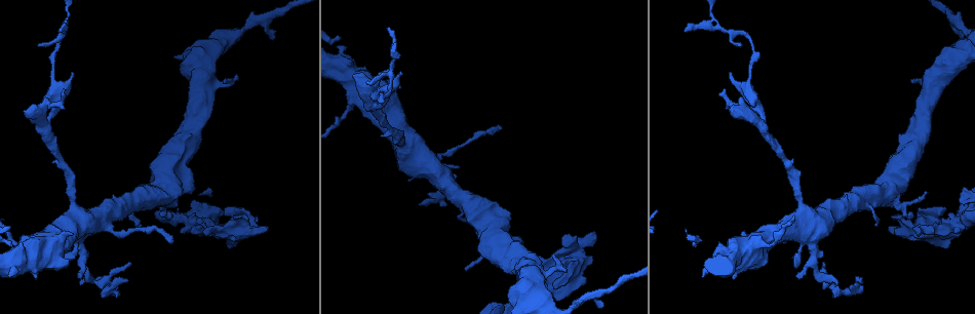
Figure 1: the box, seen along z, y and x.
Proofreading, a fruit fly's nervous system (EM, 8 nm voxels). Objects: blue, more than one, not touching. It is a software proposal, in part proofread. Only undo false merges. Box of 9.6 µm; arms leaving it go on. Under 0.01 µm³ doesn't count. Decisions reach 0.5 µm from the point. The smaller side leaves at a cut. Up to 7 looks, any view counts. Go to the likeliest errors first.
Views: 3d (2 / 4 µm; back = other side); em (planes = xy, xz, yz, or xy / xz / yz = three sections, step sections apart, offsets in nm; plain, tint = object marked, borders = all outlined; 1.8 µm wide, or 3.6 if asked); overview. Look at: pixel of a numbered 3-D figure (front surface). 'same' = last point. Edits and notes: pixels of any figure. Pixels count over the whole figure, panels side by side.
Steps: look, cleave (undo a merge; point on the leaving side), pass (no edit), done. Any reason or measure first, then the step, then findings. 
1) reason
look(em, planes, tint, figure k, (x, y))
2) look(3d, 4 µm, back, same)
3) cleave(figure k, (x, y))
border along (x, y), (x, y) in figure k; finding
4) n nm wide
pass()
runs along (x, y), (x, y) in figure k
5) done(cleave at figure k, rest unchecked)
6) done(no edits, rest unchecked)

thin neck
look(em, xz, step 8, tint, figure 1, (744, 110))

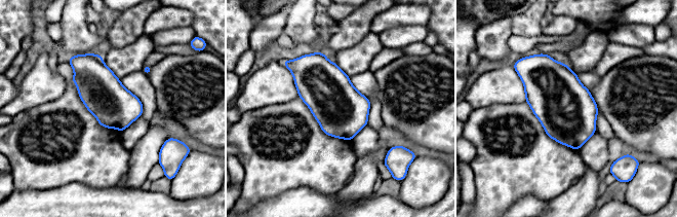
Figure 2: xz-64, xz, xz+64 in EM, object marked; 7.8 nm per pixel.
340 nm wide
pass()
one neuron here

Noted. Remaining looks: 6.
branch point
look(3d, 4 µm, figure 1, (203, 220))

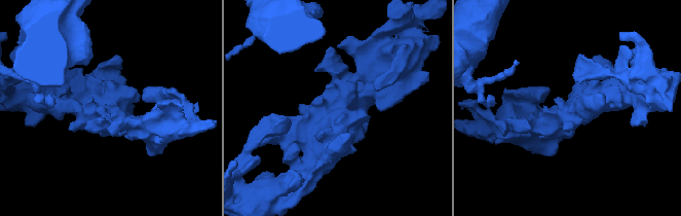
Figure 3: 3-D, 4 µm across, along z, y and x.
need the tissue
look(em, planes, tint, figure 3, (112, 111))

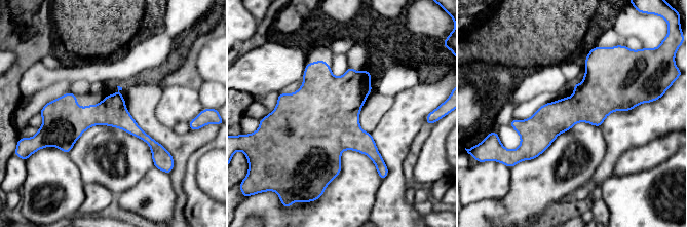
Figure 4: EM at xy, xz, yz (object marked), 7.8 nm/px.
pass()
runs along (633, 102), (513, 124) in figure 4; one neuron here

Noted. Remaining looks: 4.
abrupt turn
look(3d, 2 µm, figure 1, (851, 289))

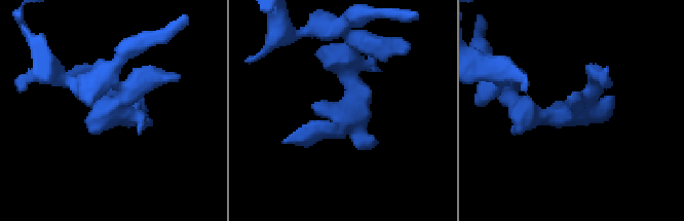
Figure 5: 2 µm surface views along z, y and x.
shape alone is not enough
look(em, 3.6 µm, xy, step 8, tint, figure 5, (577, 109))

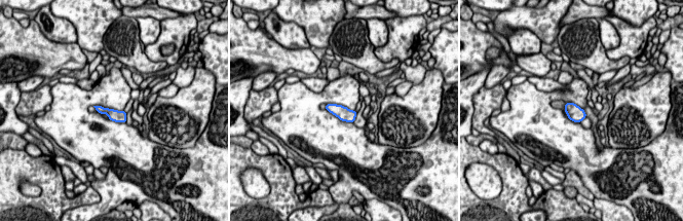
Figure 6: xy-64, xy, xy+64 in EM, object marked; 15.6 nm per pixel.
look(em, 3.6 µm, planes, tint, same)

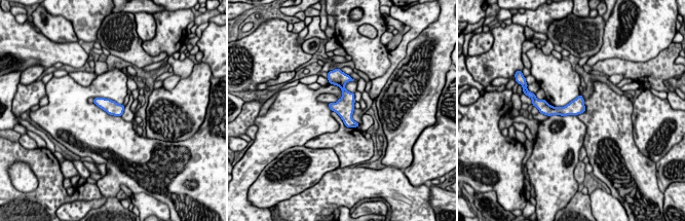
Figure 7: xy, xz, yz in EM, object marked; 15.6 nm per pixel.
pass()
runs along (542, 106), (548, 110), (582, 108) in figure 7; continuous, no second neuron

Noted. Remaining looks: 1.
done(no edits, rest unchecked)

